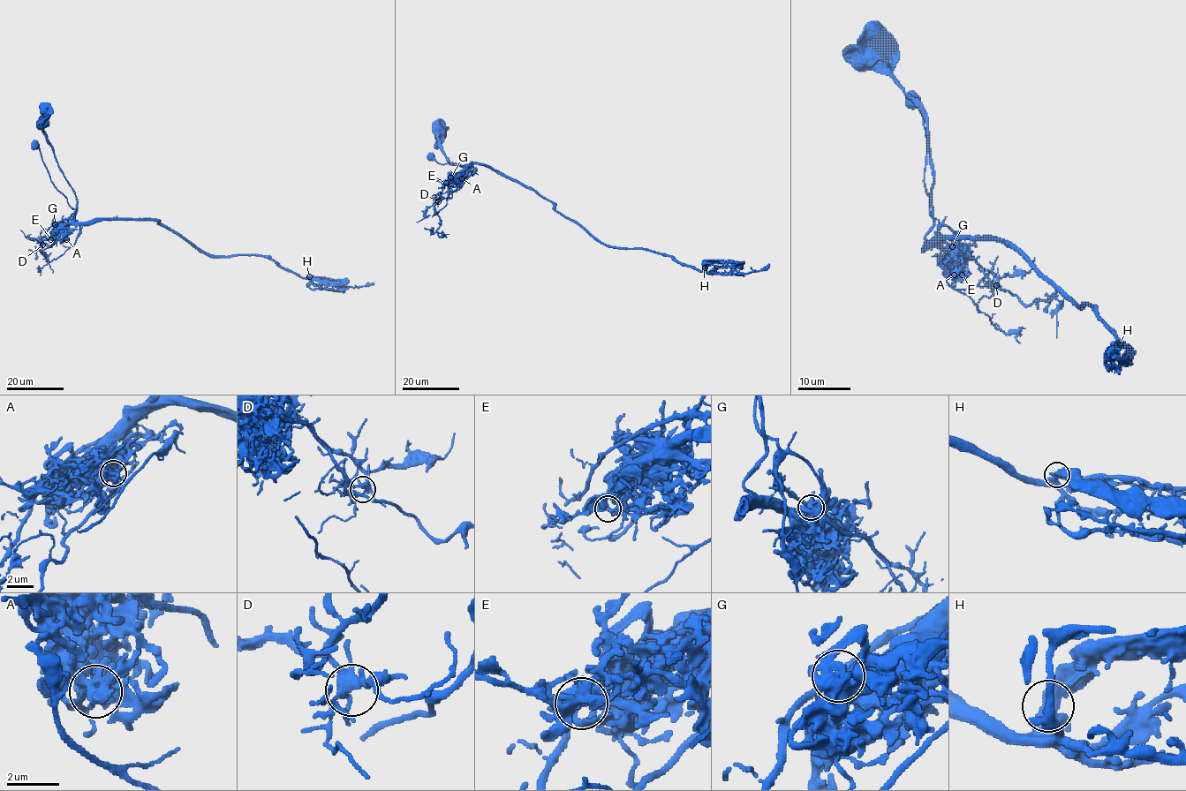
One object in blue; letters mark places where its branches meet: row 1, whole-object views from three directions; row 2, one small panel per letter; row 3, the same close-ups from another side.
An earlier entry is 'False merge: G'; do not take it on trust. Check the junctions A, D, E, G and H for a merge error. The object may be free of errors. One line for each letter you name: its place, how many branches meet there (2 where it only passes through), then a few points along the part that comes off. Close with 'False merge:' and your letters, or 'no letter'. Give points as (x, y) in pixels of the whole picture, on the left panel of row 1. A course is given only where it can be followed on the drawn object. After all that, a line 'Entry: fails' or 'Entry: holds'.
G: place (55, 224); branches 4; course (55, 224), (73, 218), (75, 213), (56, 241), (43, 250), (44, 255), (41, 252), (52, 273)
False merge: G
Entry: holds

